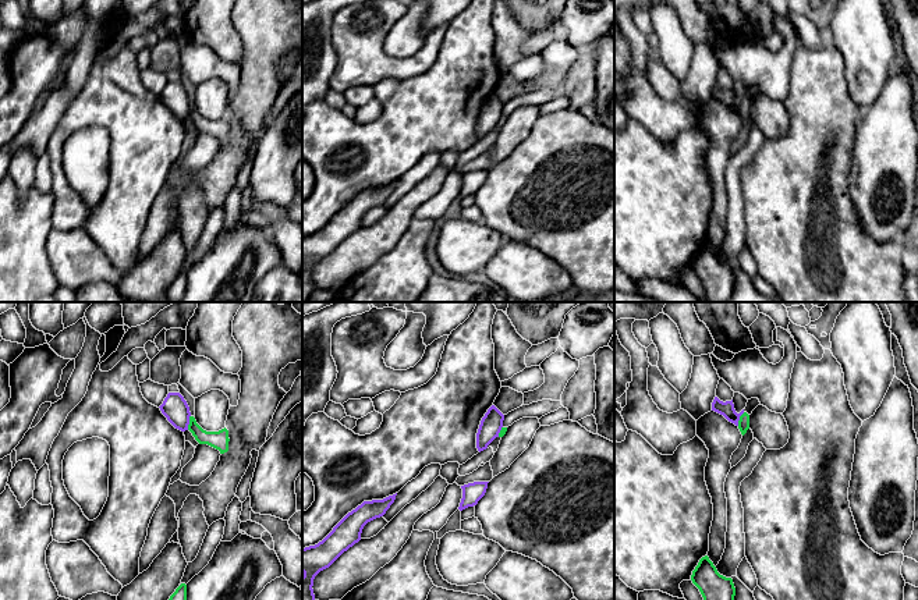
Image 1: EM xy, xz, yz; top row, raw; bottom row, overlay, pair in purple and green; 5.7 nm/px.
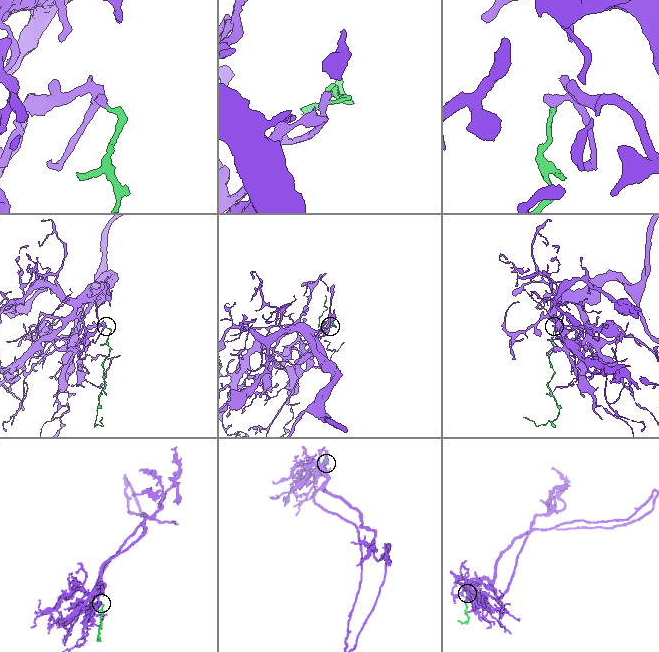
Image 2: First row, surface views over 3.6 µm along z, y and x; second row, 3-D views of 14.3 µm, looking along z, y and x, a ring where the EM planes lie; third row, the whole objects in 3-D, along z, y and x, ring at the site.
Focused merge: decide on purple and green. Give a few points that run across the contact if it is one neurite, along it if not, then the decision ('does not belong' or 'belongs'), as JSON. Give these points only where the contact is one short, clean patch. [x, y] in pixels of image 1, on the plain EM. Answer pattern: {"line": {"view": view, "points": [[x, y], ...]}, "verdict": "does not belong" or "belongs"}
{"line": {"view": "xy", "points": [[190, 103], [187, 117]]}, "verdict": "does not belong"}

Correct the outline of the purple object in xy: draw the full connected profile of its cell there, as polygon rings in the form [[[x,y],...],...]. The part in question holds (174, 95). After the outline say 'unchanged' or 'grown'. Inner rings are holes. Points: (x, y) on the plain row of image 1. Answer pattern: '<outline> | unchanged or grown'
[[[169,81],[159,96],[176,117],[181,120],[188,118],[191,100],[180,81]]] | unchanged

